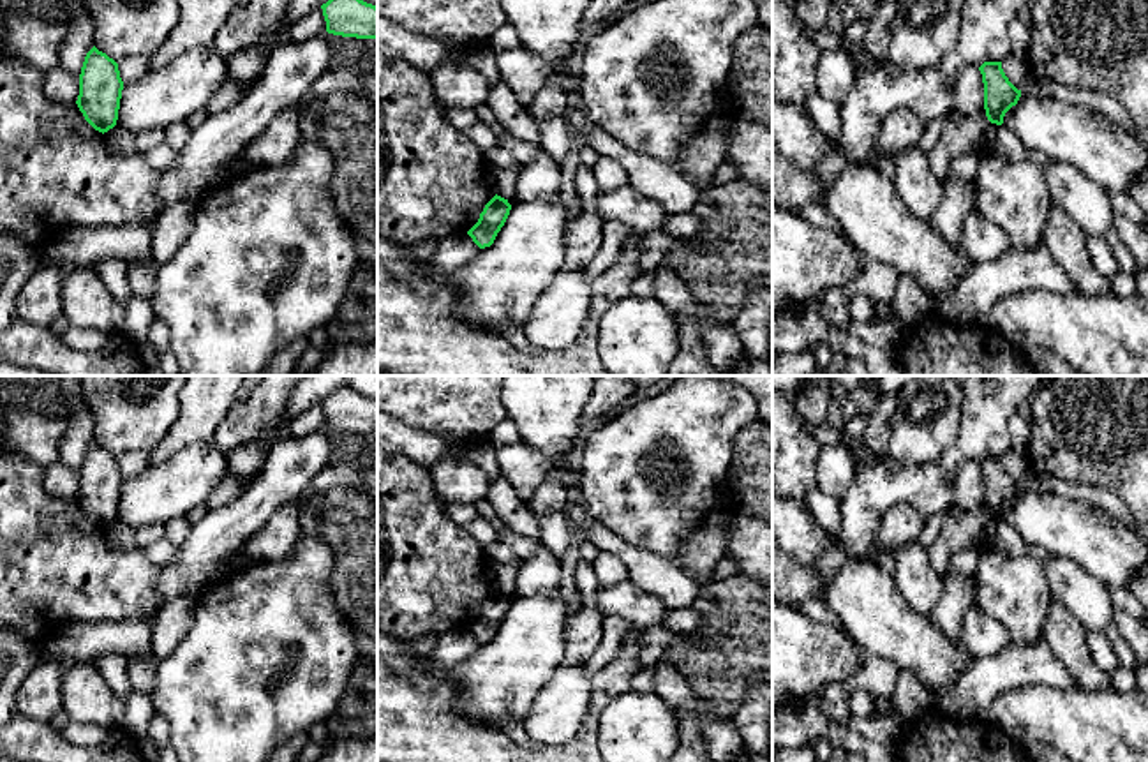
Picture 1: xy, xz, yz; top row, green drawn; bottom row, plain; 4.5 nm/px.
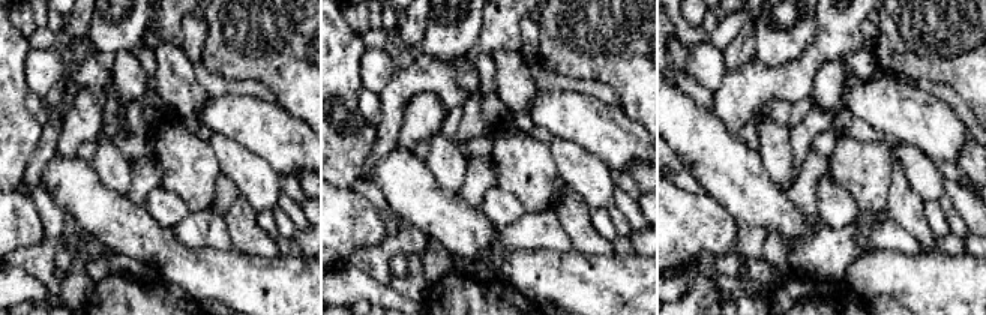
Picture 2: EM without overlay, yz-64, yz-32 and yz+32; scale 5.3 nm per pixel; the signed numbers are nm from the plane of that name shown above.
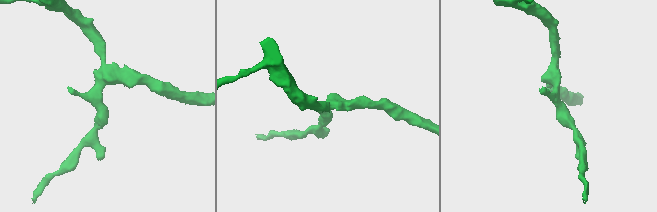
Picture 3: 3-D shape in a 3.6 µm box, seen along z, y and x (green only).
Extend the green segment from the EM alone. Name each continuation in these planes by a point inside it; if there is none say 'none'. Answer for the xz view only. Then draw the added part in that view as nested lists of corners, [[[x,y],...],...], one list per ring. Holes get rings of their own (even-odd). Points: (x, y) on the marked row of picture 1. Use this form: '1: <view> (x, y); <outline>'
none

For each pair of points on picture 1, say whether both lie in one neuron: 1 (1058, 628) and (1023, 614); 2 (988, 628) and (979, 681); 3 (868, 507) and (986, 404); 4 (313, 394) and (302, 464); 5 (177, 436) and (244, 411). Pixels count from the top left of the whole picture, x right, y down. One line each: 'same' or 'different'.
1: different
2: different
3: same
4: different
5: different

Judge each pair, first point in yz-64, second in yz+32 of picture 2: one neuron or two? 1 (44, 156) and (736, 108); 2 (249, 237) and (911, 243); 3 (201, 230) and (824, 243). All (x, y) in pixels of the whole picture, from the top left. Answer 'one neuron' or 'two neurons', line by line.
1: one neuron
2: two neurons
3: one neuron

